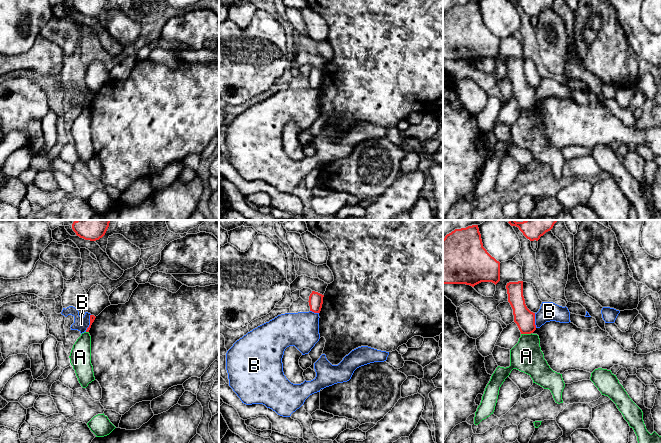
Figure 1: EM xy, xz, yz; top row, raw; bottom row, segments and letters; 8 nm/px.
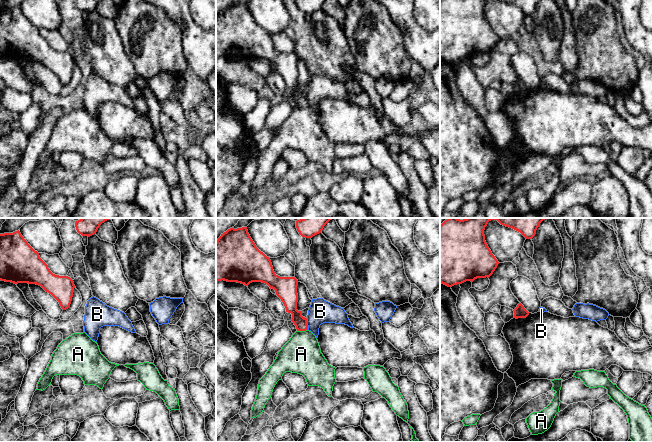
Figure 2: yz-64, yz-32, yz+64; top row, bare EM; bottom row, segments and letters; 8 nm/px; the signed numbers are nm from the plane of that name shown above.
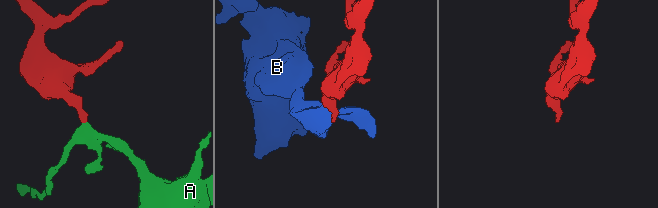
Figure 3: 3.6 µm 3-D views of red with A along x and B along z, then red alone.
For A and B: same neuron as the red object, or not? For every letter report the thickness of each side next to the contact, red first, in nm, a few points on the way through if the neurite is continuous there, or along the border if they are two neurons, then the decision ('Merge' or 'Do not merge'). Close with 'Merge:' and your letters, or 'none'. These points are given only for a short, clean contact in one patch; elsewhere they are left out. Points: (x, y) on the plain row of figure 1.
A: Thickness 160 nm (red) against 260 nm. Boundary: yz (531, 108), (521, 110). Do not merge
B: Thickness 160 nm (red) against 160 nm. Boundary: yz (534, 89), (534, 100), (536, 103). Do not merge
Merge: none

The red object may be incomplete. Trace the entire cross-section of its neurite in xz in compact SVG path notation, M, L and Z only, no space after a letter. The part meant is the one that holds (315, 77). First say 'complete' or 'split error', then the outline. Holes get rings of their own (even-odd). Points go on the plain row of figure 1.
complete; M312 67L312 69L309 72L309 82L310 82L310 87L314 89L320 89L322 80L323 80L323 73L324 71Z

